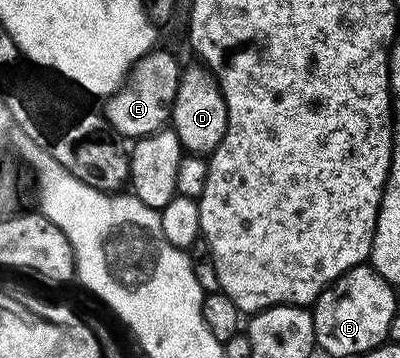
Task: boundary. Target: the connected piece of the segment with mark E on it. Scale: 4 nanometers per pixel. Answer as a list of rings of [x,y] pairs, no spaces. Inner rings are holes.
[[[151,51],[135,64],[127,82],[106,100],[105,114],[109,125],[127,141],[143,139],[164,130],[171,118],[171,106],[177,97],[180,74],[181,63],[171,51]]]

